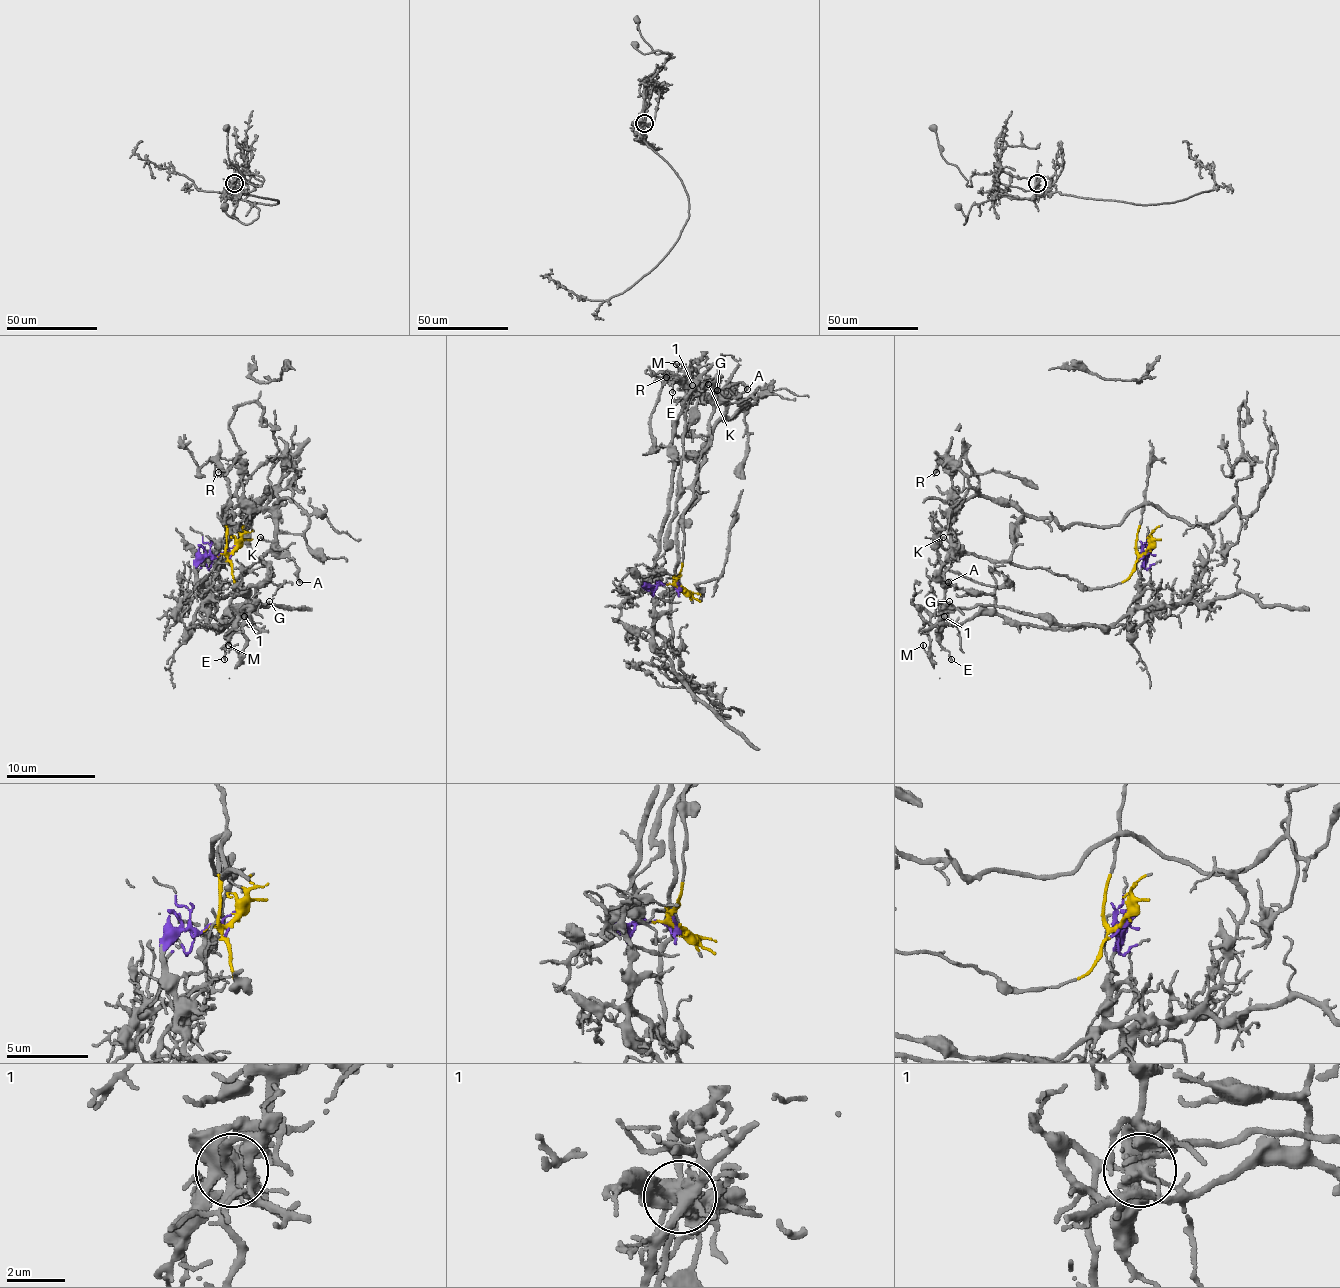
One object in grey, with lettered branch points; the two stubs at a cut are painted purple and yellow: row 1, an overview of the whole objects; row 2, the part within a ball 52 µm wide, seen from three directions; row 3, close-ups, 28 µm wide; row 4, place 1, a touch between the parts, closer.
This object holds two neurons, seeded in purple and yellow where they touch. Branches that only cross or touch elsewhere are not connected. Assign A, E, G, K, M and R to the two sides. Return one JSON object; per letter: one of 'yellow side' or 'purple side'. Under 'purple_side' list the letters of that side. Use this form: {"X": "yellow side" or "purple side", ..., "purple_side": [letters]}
{"A": "yellow side", "E": "yellow side", "G": "yellow side", "K": "yellow side", "M": "purple side", "R": "yellow side", "purple_side": ["M"]}

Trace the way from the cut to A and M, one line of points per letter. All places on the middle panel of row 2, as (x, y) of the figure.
A: (675, 586), (695, 468), (709, 441), (709, 416), (715, 408), (735, 399), (744, 385), (746, 390)
M: (675, 586), (644, 581), (669, 508), (673, 421), (693, 370), (675, 363)

